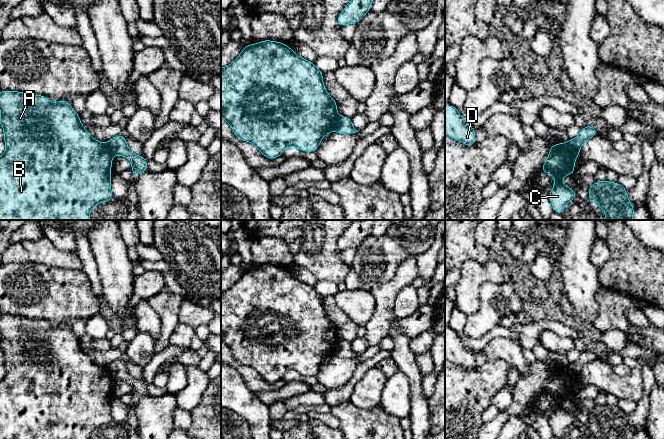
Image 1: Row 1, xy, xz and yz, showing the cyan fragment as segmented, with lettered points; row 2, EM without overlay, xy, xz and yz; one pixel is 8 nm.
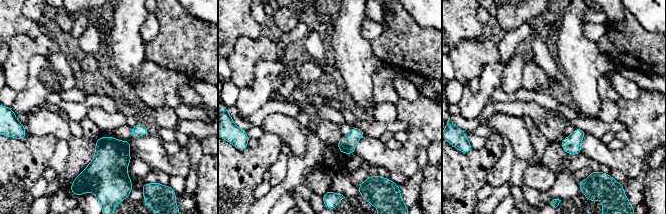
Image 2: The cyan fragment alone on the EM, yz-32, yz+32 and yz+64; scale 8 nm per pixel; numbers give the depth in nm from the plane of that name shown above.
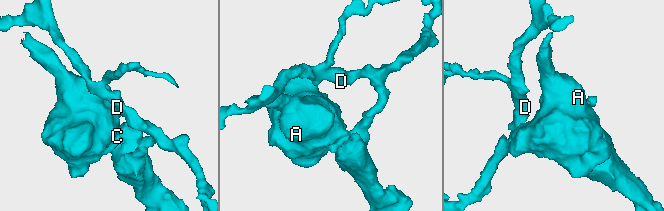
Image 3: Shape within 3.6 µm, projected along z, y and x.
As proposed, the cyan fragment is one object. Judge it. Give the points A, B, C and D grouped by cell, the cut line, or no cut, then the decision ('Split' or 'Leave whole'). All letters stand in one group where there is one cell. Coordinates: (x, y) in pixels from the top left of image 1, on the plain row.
Groups: A B C / D. Split along yz (565, 367), (578, 377). Split

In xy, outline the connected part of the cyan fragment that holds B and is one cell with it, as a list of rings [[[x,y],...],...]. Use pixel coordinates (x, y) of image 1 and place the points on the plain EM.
[[[1,314],[0,348],[4,354],[6,375],[0,380],[0,439],[90,439],[91,433],[113,422],[111,414],[111,389],[113,376],[107,367],[94,363],[80,346],[77,338],[67,324],[52,327],[46,320],[29,319],[19,315]]]

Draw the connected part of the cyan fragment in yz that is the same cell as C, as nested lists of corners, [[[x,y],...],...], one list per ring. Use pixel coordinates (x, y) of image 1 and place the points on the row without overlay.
[[[566,367],[551,369],[549,379],[541,392],[541,395],[551,398],[555,402],[553,413],[548,421],[553,435],[560,439],[566,429],[577,421],[575,414],[565,410],[562,403],[568,398],[576,398],[574,389],[578,380],[579,377]]]

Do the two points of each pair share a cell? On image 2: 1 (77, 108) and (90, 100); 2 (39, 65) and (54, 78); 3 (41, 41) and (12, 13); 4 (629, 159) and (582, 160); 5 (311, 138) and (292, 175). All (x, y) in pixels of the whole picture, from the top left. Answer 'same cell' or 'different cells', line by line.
1: same cell
2: same cell
3: different cells
4: different cells
5: same cell

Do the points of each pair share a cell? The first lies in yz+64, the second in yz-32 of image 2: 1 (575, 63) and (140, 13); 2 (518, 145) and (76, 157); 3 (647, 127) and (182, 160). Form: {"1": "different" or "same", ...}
{"1": "same", "2": "different", "3": "same"}

